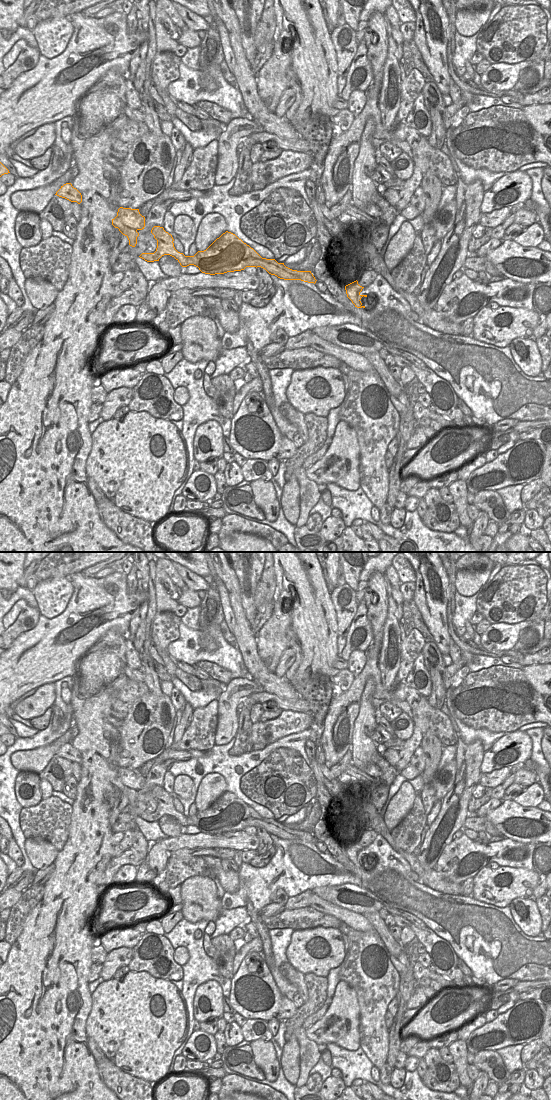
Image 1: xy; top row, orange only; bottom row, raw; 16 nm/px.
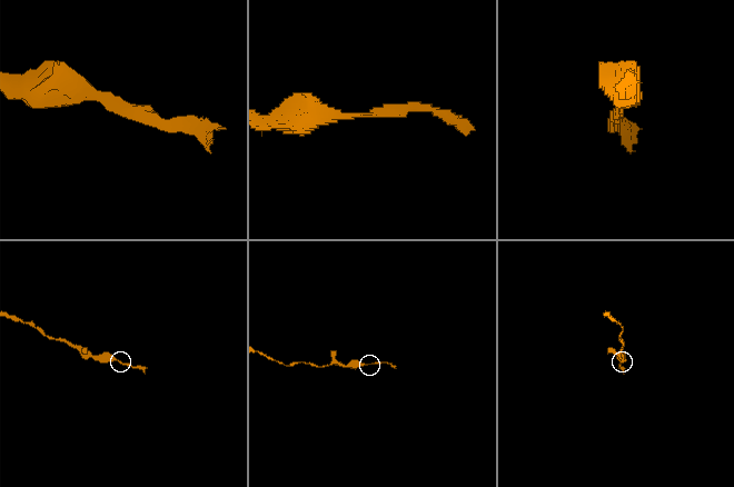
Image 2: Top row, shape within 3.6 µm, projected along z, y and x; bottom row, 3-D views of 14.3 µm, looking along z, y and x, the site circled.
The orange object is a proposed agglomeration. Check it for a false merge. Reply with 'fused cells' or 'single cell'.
single cell

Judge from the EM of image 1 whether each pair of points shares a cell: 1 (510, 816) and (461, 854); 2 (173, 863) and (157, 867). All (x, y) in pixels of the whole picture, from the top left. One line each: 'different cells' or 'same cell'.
1: different cells
2: different cells

